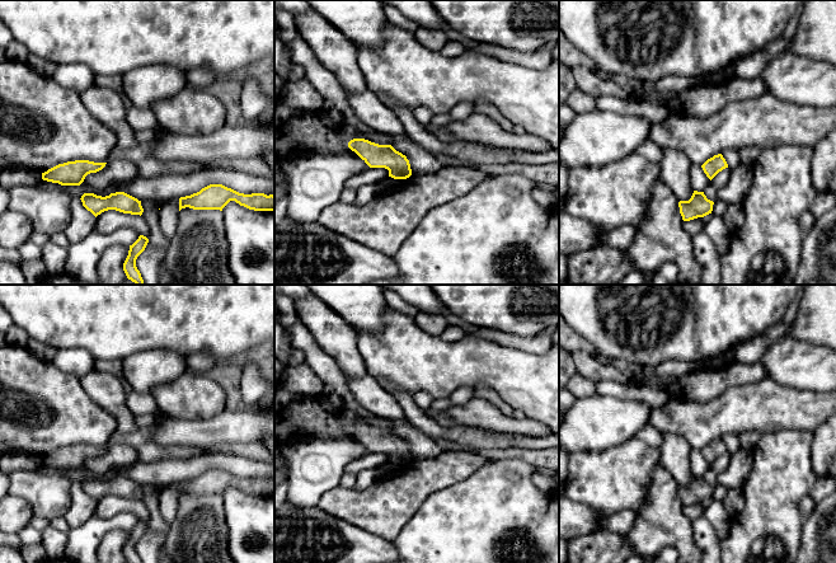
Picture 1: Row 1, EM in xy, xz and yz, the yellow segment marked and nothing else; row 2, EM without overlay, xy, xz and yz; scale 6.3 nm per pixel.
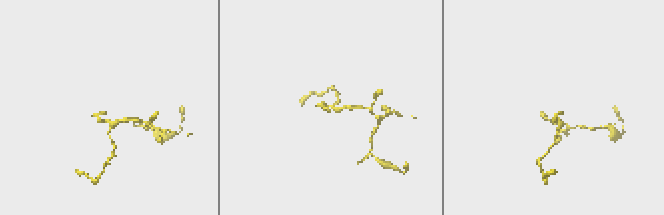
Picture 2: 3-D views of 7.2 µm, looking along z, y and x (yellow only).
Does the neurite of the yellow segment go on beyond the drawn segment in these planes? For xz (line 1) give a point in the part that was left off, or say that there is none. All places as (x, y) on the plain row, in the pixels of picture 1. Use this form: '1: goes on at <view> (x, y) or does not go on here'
1: does not go on here

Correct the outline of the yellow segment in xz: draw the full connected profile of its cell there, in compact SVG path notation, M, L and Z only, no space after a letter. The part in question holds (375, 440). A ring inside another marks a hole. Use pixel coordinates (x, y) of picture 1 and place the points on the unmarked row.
M353 423L348 432L354 436L370 452L385 452L389 461L407 464L412 460L409 445L391 430L379 430L365 423Z

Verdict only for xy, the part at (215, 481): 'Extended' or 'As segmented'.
As segmented

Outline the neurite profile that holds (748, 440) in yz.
M750 431L739 435L741 449L753 450L757 445L761 433L758 431Z

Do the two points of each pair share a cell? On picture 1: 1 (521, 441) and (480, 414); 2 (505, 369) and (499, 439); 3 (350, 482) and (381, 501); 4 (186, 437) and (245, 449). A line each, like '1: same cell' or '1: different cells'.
1: different cells
2: different cells
3: different cells
4: different cells

